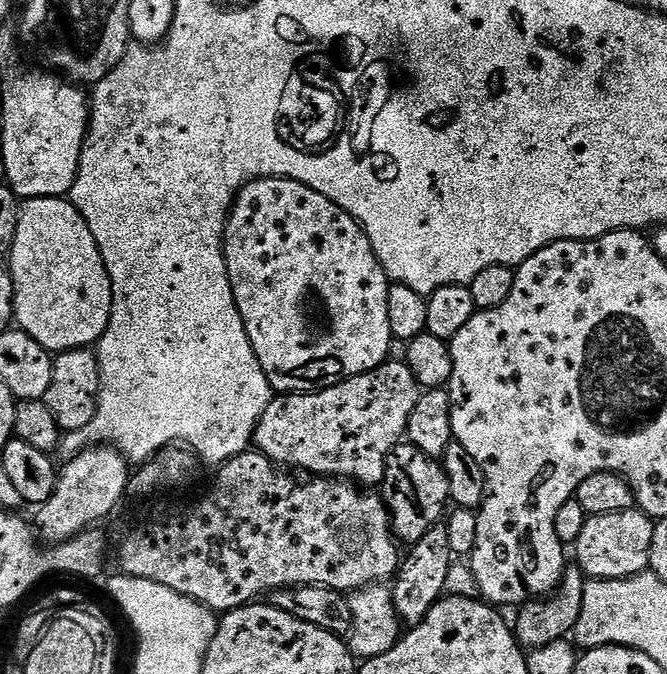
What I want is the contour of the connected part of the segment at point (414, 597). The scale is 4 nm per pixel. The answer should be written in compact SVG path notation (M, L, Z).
M447 523L434 525L417 544L407 549L406 555L400 561L400 570L391 585L392 601L396 607L396 614L404 626L420 624L430 614L430 610L445 595L446 578L450 574L454 557L450 550L450 534Z

